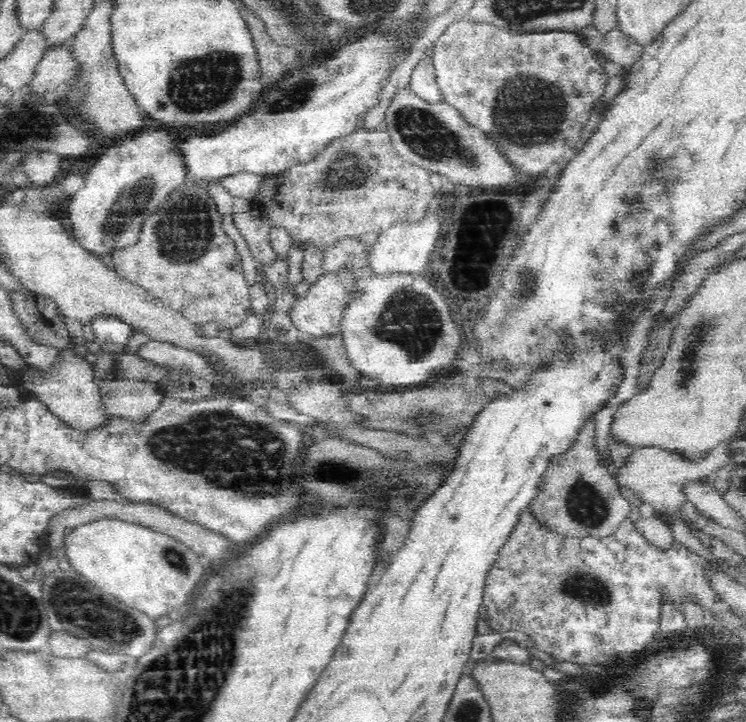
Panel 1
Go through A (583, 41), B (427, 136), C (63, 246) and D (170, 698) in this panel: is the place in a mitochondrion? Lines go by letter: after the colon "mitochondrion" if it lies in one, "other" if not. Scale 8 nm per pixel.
A: other
B: mitochondrion
C: other
D: mitochondrion

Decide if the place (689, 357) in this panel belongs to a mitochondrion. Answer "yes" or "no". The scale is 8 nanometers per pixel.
yes

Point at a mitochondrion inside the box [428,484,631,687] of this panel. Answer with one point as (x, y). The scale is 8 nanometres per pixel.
(580, 587)

